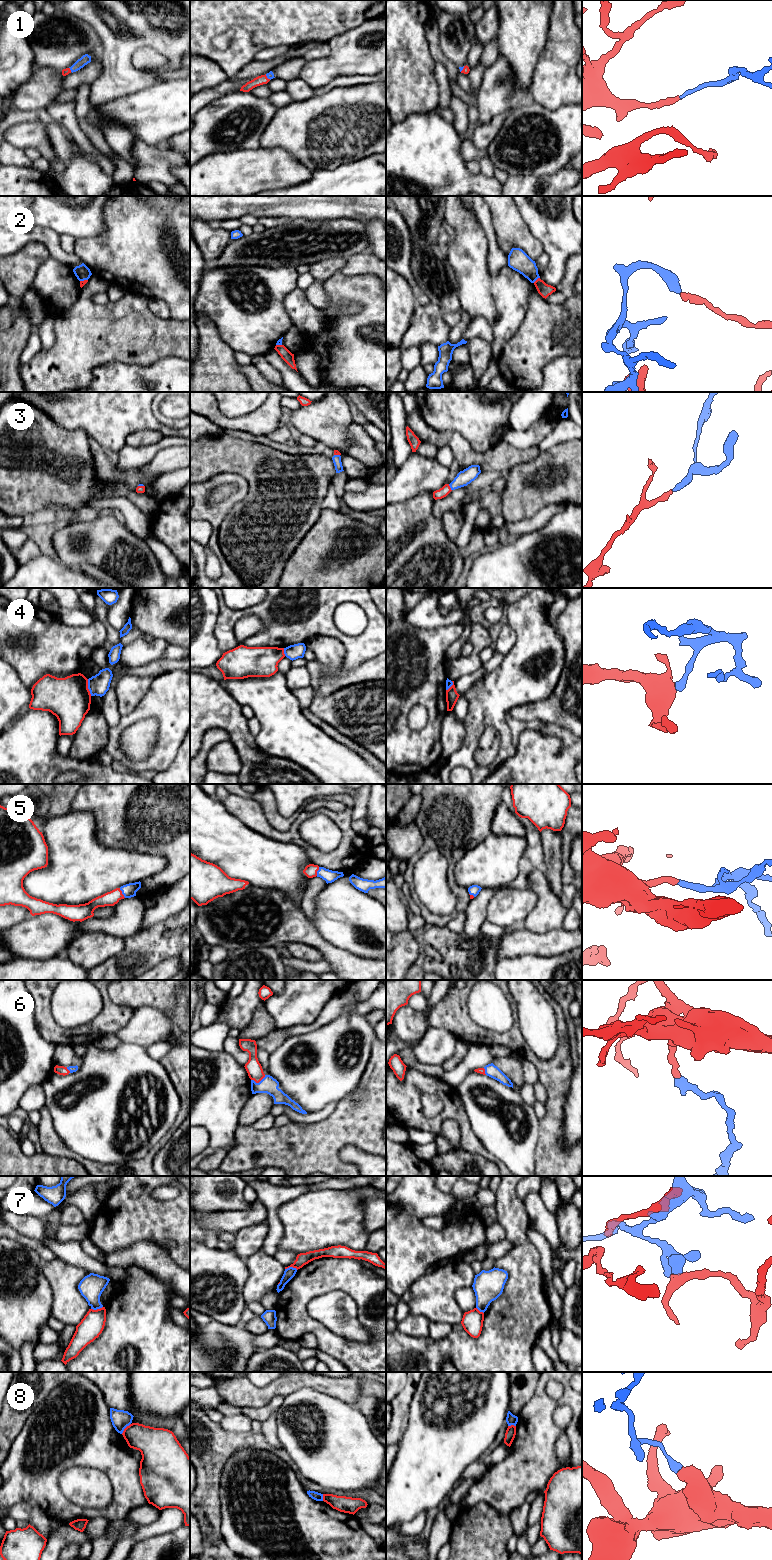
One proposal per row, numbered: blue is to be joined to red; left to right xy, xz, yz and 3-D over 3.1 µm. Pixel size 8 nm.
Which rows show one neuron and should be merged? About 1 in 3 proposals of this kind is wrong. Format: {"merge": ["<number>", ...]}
{"merge": ["1", "3", "5", "6"]}

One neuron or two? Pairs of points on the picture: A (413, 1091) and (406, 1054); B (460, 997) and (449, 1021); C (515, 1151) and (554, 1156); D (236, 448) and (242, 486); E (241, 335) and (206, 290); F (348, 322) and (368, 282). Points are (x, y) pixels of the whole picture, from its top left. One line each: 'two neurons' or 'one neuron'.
A: two neurons
B: one neuron
C: two neurons
D: two neurons
E: one neuron
F: one neuron

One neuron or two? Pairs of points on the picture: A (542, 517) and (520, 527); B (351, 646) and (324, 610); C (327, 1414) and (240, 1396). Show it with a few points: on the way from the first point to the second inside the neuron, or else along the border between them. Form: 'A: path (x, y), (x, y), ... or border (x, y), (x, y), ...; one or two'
A: path (537, 522), (525, 526); one
B: path (342, 637), (324, 619); one
C: border (306, 1386), (294, 1390), (285, 1397); two

